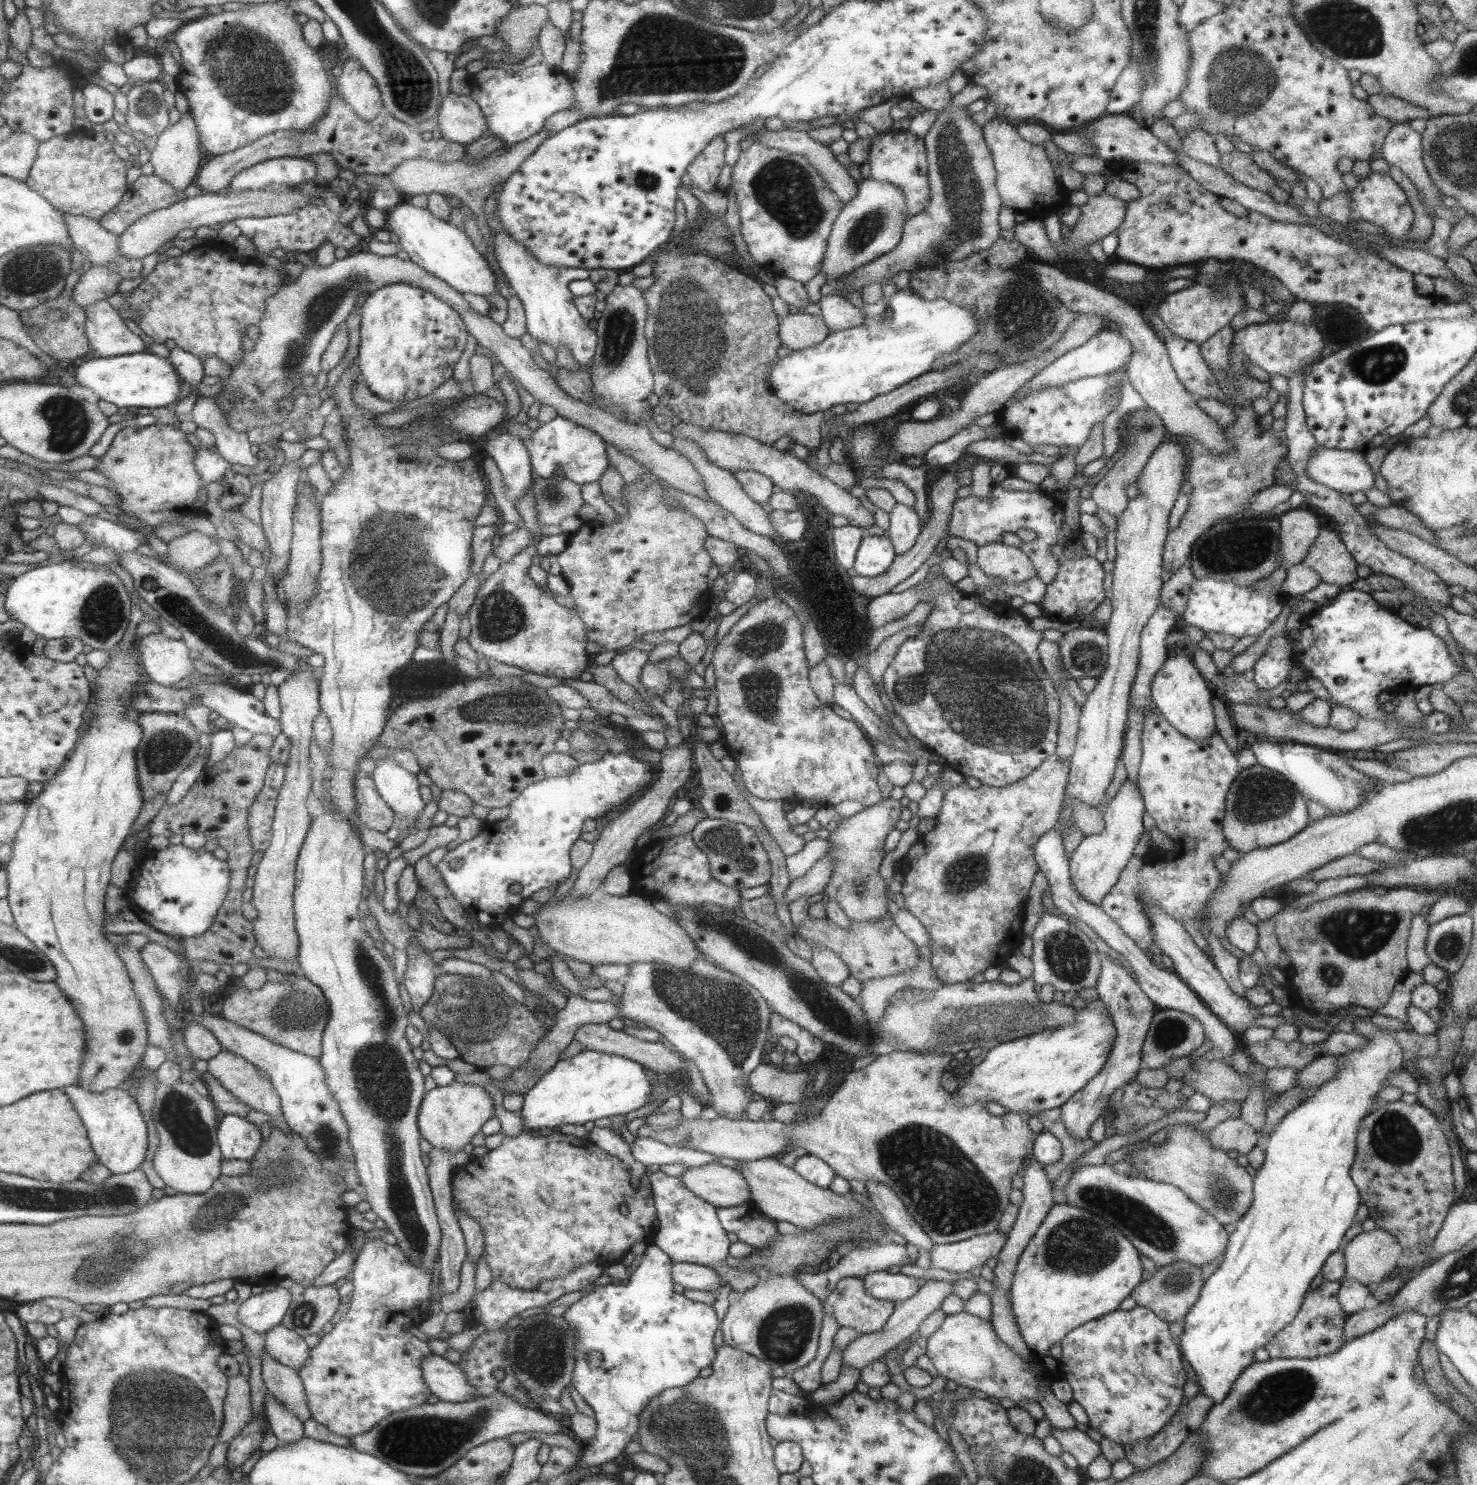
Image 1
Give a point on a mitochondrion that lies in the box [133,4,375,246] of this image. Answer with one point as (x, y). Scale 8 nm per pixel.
(245, 71)

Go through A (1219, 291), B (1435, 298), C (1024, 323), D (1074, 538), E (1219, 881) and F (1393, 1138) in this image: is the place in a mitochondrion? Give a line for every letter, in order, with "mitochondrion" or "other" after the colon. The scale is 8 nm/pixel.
A: mitochondrion
B: other
C: mitochondrion
D: other
E: other
F: mitochondrion

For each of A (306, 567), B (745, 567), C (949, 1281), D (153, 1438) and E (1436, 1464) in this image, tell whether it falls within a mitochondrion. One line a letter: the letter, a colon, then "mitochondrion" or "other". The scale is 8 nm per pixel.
A: other
B: other
C: other
D: mitochondrion
E: mitochondrion

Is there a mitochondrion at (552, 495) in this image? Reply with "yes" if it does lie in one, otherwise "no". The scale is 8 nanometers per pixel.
yes

